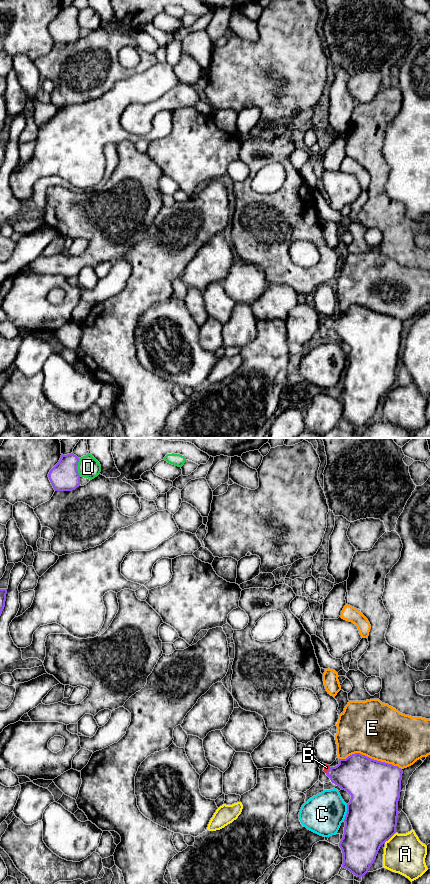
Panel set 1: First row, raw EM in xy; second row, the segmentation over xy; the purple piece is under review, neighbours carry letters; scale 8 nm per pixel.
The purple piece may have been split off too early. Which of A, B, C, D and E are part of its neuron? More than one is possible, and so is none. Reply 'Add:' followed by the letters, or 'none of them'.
Add: B

